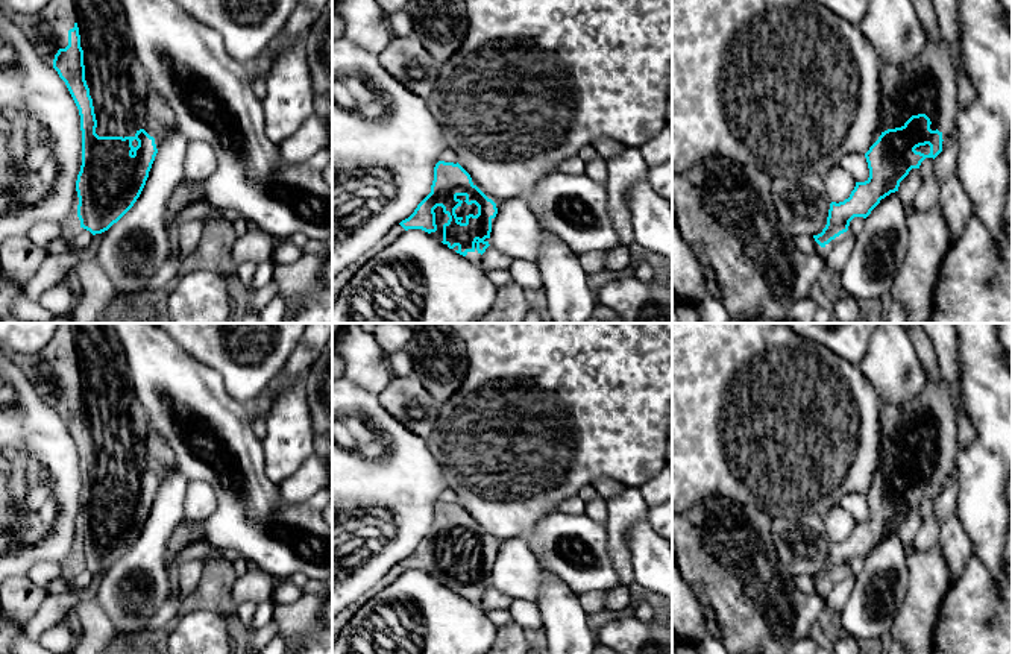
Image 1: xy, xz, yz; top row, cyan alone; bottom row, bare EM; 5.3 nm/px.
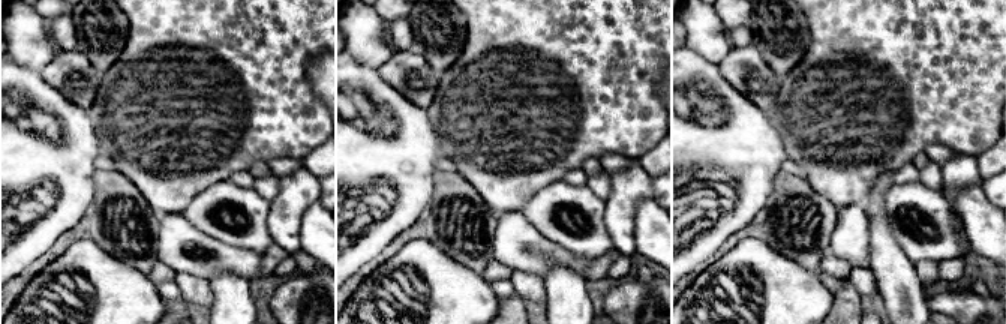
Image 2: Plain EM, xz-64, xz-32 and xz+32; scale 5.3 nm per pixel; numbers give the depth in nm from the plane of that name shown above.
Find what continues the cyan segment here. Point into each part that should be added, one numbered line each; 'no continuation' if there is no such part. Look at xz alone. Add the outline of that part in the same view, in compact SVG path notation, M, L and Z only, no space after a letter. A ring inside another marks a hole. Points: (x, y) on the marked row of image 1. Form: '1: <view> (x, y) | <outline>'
1: xz (465, 210) | M457 196L457 199L460 199L463 203L455 209L455 214L457 217L461 217L461 223L466 223L466 217L469 214L473 214L476 215L478 214L478 206L475 203L472 205L467 205L464 200L466 200L466 196Z

